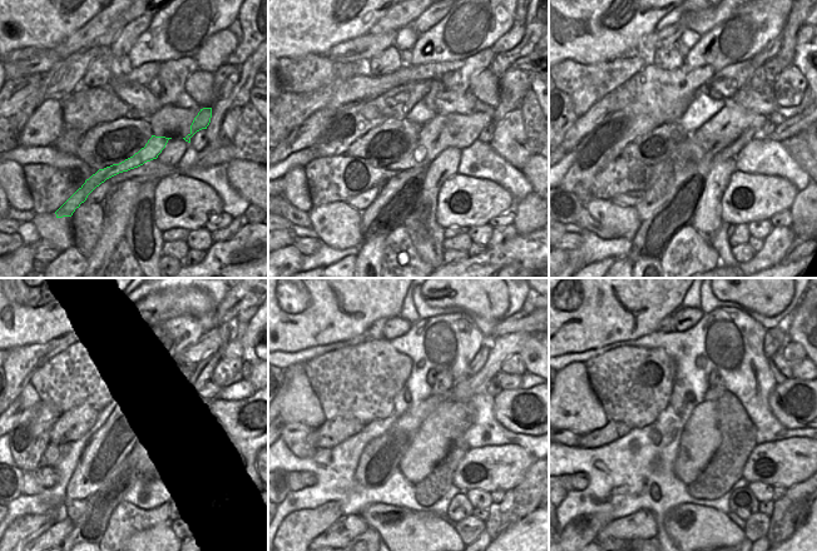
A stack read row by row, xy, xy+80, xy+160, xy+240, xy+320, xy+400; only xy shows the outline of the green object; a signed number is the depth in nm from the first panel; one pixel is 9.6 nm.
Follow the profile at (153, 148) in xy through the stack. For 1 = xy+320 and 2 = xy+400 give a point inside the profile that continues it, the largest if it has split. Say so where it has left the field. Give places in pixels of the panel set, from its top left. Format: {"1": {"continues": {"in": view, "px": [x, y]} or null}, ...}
{"1": {"continues": {"in": "xy+320", "px": [483, 355]}}, "2": {"continues": {"in": "xy+400", "px": [770, 346]}}}

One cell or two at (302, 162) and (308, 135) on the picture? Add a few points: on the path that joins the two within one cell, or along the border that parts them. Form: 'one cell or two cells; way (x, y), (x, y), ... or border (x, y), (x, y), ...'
two cells; border (307, 147), (288, 154), (281, 162)

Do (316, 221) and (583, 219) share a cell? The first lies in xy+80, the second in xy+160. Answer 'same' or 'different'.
different

